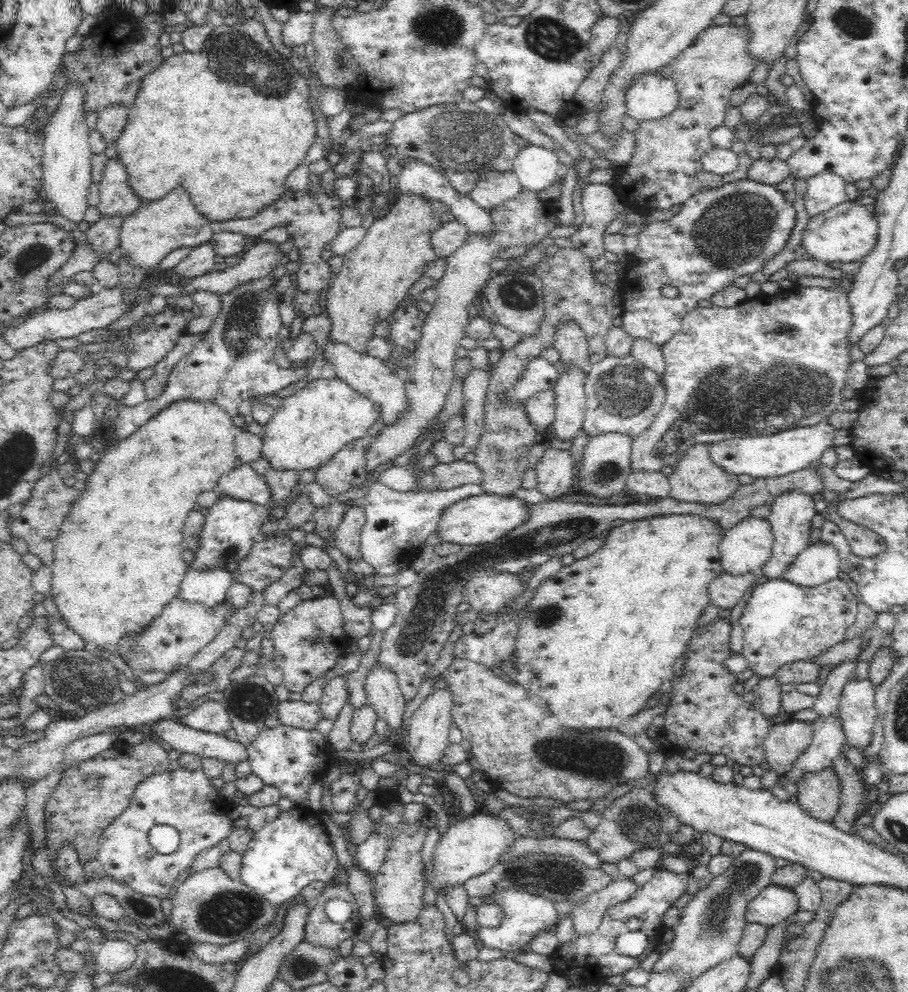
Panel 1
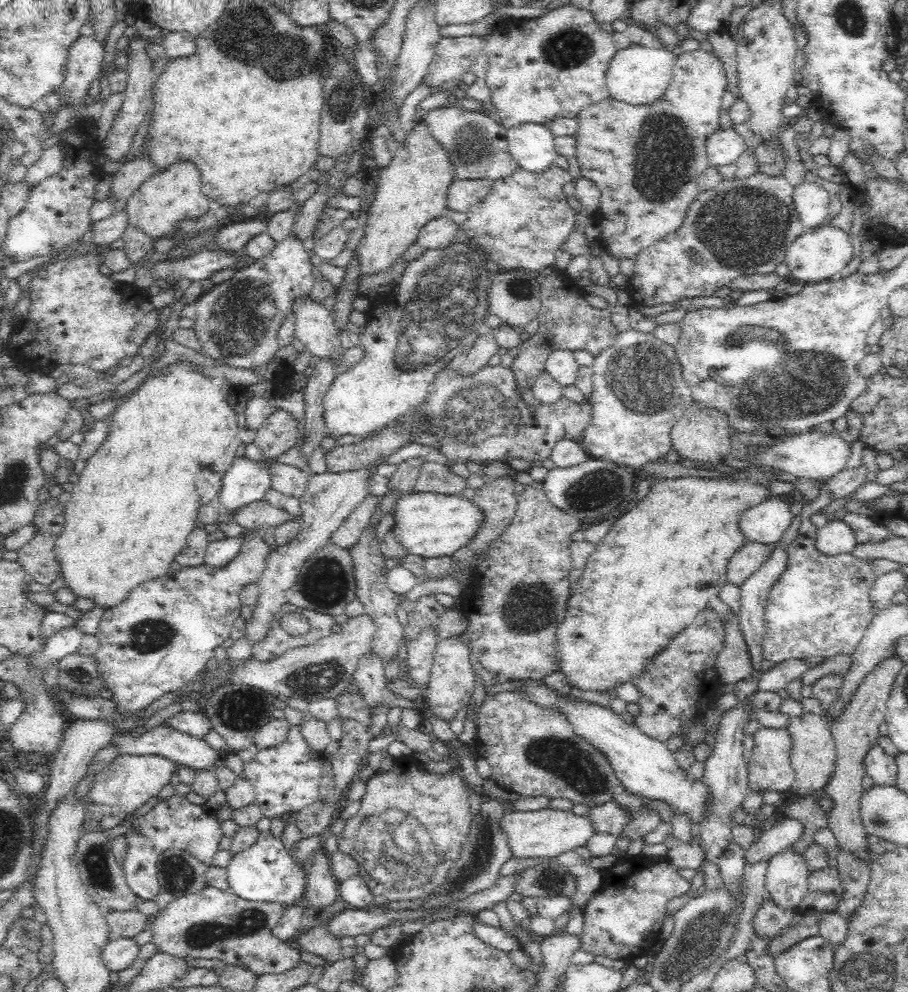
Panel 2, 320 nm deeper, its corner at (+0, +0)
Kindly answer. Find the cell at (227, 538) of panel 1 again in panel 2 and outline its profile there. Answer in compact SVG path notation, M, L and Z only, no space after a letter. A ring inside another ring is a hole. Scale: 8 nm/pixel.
M236 457L222 479L219 501L219 522L232 520L230 512L238 506L263 499L272 486L271 472L266 461Z

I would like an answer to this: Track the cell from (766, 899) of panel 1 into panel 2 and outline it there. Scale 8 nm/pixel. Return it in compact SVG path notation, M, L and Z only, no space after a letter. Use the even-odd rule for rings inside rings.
M785 848L769 860L766 891L780 908L799 907L808 891L810 873L803 853Z

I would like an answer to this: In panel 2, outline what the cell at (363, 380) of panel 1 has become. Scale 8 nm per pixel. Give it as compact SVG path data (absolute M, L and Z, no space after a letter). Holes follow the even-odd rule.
M310 296L294 300L291 313L295 320L297 338L312 356L318 358L338 358L344 355L339 334L337 334L331 312L322 303L314 302Z

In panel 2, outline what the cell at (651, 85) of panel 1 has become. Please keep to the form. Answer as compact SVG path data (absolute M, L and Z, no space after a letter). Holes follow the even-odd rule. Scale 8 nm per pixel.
M630 43L625 49L617 50L612 56L606 70L605 83L610 91L610 97L632 105L652 104L673 78L673 69L677 56L668 48L650 48L644 45Z

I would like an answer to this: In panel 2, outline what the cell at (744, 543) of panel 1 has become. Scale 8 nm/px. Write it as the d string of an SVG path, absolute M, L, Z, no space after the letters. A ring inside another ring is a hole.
M771 497L742 513L739 524L746 542L772 544L782 540L782 534L790 528L794 515L788 499Z

